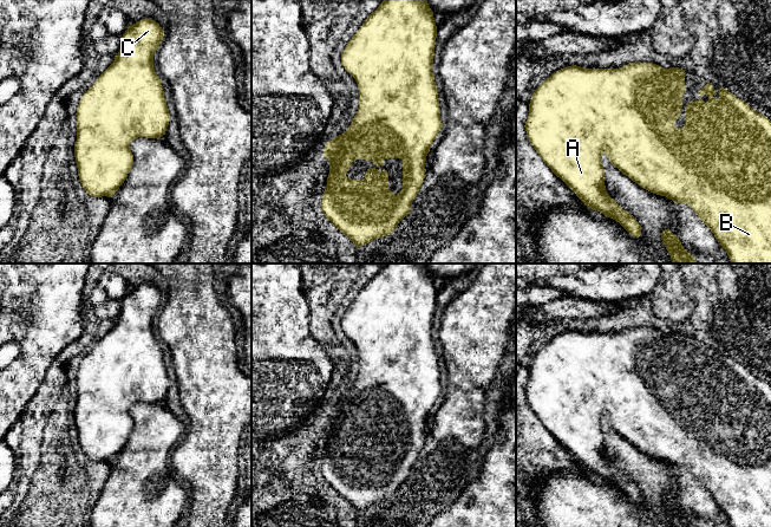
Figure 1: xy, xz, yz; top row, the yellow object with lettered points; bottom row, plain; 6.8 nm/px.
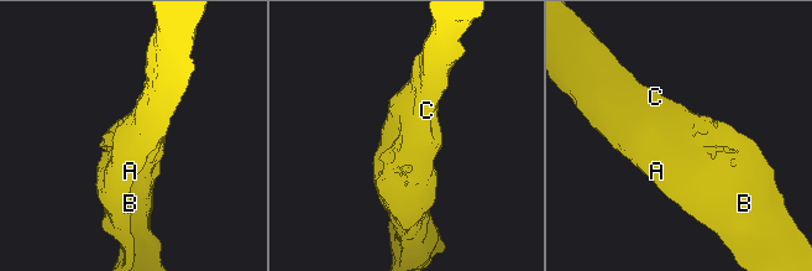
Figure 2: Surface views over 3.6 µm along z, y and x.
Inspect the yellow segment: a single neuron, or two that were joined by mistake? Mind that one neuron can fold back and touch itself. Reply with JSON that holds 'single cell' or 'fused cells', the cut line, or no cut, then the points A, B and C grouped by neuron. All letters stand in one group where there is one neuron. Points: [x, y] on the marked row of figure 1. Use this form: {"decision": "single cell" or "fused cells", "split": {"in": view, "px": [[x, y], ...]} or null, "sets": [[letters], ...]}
{"decision": "single cell", "split": null, "sets": [["A", "B", "C"]]}

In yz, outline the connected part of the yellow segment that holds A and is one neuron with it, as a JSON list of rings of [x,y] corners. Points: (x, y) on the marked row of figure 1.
[[[629,63],[619,69],[586,69],[571,65],[554,72],[547,78],[532,93],[529,104],[529,116],[525,122],[525,131],[530,144],[534,147],[538,156],[560,177],[576,196],[593,210],[602,213],[606,217],[610,217],[619,222],[632,236],[641,235],[641,226],[627,210],[622,209],[606,191],[605,170],[602,167],[603,154],[607,155],[610,163],[618,168],[623,175],[628,176],[641,188],[666,196],[675,203],[688,204],[698,217],[711,229],[719,245],[726,251],[731,264],[771,264],[771,121],[762,113],[754,111],[747,103],[737,98],[733,93],[724,87],[719,90],[719,98],[713,96],[717,93],[712,87],[712,83],[707,83],[698,93],[701,97],[706,95],[708,100],[705,103],[699,100],[690,102],[685,109],[685,126],[677,128],[675,122],[680,116],[682,108],[682,96],[685,93],[685,70],[679,67],[665,69],[653,63]]]

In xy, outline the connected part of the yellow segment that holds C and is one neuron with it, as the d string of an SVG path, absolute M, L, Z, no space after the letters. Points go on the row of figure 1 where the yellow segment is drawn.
M152 19L130 25L113 63L83 95L77 108L74 157L84 190L94 197L112 197L133 165L130 143L138 137L161 138L170 122L169 109L159 77L153 69L153 54L164 31Z

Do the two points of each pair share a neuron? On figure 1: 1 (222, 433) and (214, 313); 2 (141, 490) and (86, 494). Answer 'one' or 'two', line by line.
1: one
2: two

